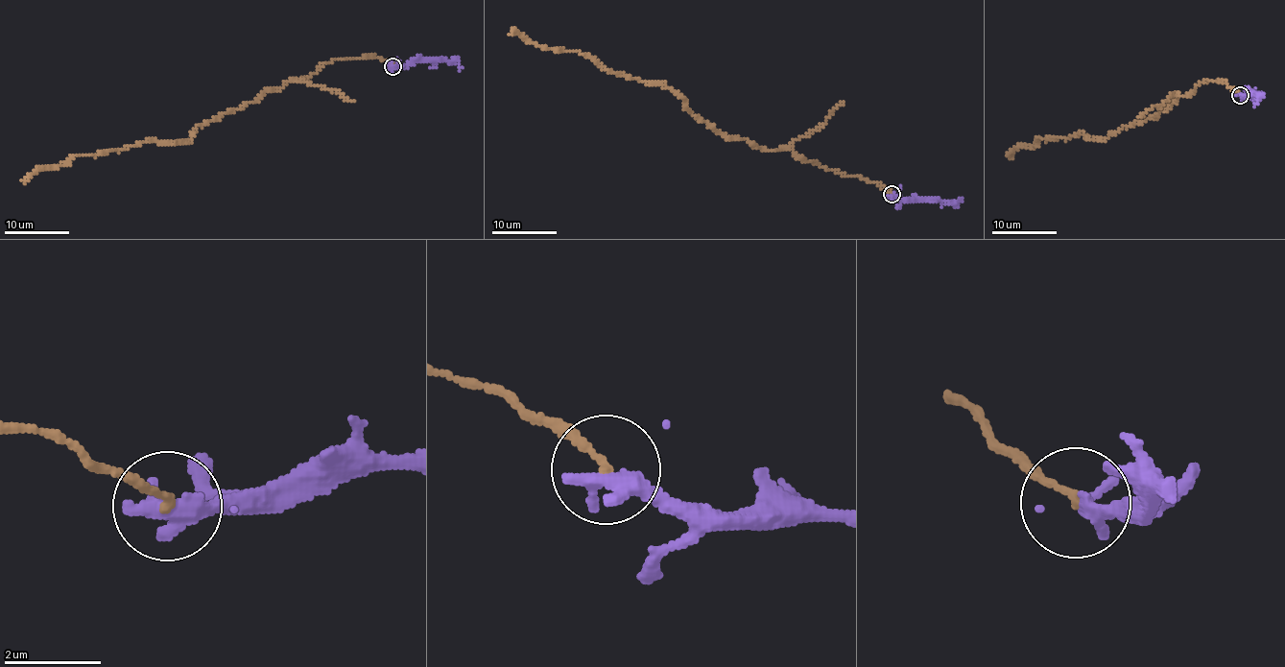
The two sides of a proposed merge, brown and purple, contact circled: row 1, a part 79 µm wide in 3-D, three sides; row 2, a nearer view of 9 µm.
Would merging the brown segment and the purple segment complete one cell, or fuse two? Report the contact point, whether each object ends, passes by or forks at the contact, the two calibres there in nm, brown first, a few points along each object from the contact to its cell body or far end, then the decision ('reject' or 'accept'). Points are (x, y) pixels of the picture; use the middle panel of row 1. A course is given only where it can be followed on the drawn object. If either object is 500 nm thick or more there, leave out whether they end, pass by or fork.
at (892, 194); 160 nm thick on the brown side, 500 nm on the other; brown runs (892, 193), (789, 148), (761, 150), (716, 132), (661, 85), (606, 70), (583, 53), (508, 34); purple runs (892, 195), (920, 201), (956, 202), (960, 200); reject

